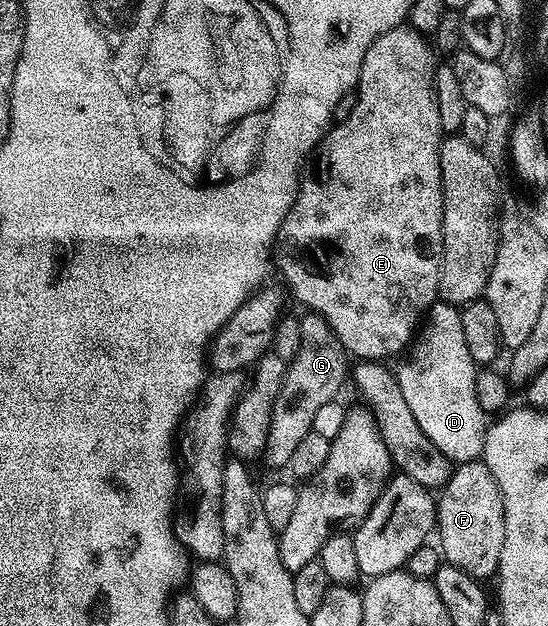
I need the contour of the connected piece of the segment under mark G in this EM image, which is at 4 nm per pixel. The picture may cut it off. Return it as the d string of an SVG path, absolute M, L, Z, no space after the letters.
M314 313L304 314L299 319L301 329L301 349L297 349L295 358L287 364L287 375L283 378L281 393L271 414L271 429L267 438L265 460L271 467L286 468L290 464L294 450L303 438L311 432L313 416L321 410L321 405L336 402L343 382L349 379L349 356L341 345L337 333Z

